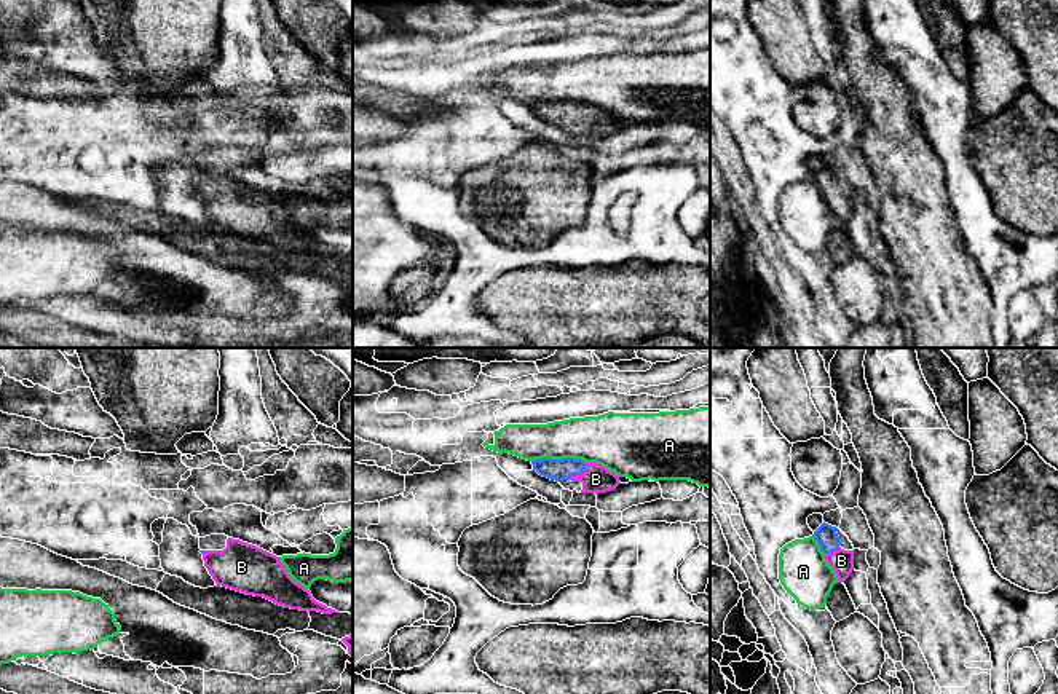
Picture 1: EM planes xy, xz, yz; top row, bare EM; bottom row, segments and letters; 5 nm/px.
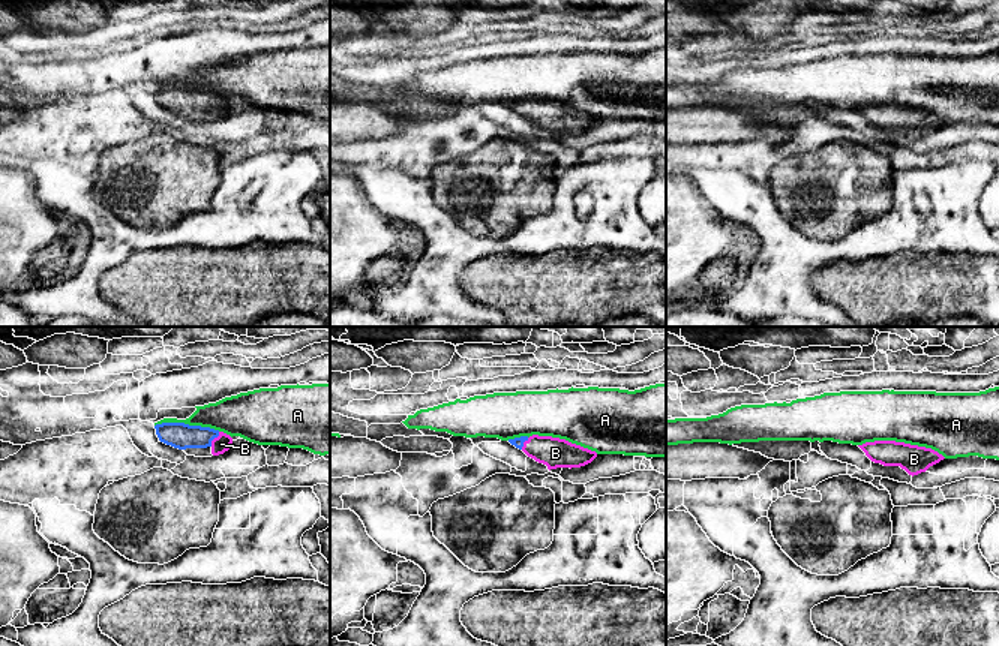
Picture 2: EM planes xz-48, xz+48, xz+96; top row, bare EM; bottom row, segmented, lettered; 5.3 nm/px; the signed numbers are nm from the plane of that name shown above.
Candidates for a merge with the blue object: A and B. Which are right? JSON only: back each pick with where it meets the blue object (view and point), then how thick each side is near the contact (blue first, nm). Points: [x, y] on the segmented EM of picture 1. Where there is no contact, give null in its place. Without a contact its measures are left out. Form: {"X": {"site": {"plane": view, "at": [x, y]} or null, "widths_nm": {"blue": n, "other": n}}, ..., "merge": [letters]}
{"B": {"site": {"plane": "xz", "at": [578, 474]}, "widths_nm": {"blue": 110, "other": 140}}, "merge": ["B"]}

